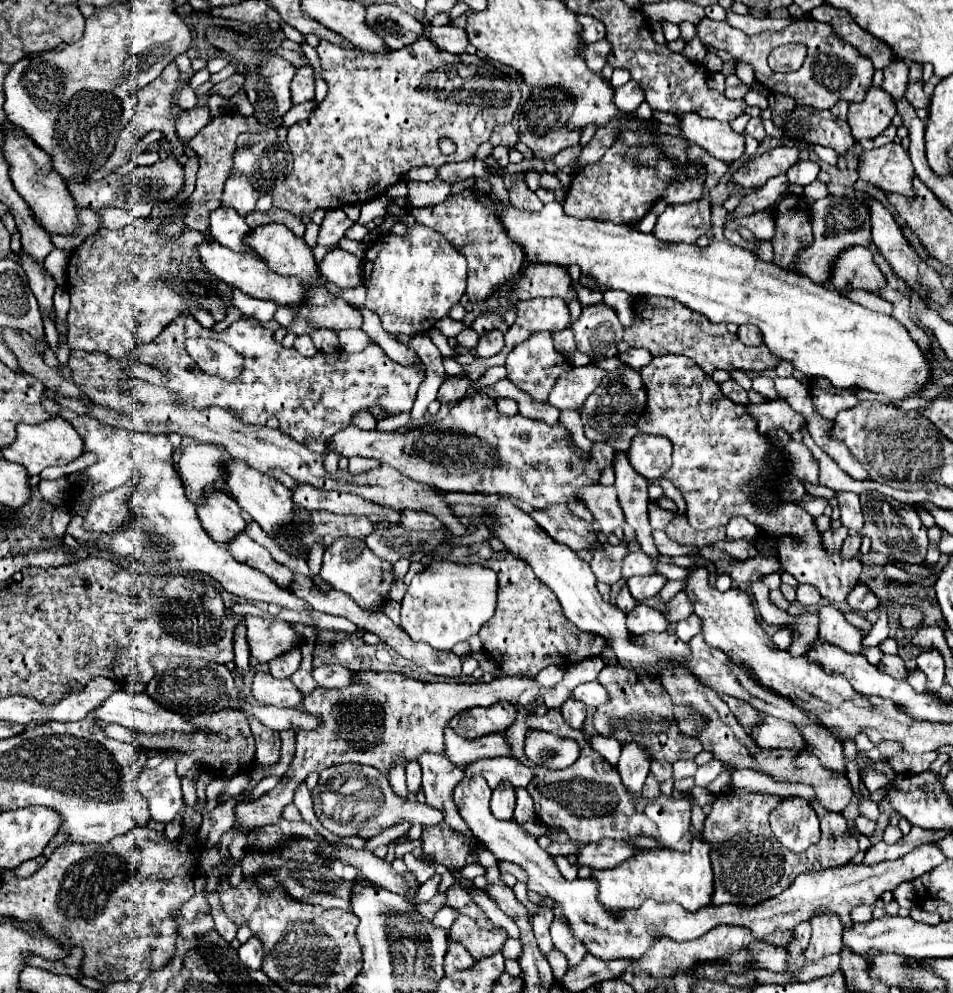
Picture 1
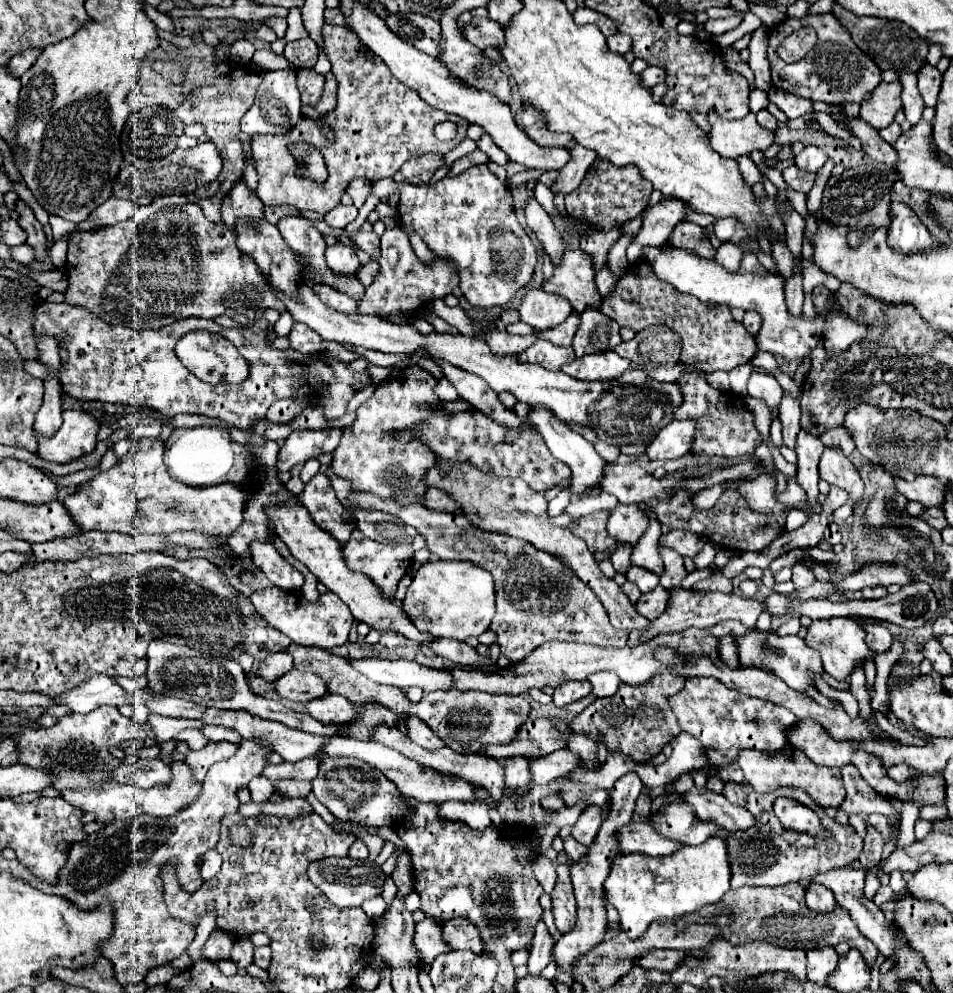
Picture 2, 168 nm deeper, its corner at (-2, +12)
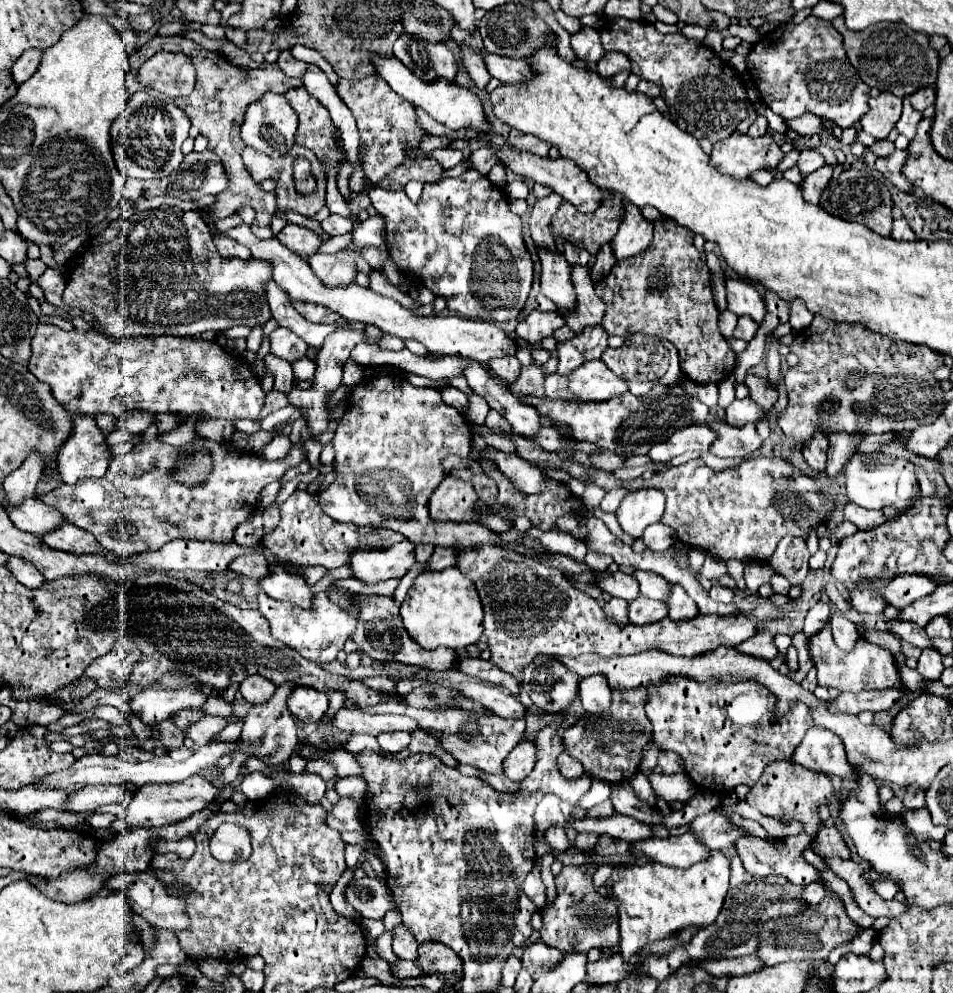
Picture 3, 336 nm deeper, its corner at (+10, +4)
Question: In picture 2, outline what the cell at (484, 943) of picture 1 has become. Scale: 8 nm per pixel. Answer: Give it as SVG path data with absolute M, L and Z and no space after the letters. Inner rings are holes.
M452 918L444 922L444 940L454 950L474 950L484 952L484 942L480 930L466 918Z

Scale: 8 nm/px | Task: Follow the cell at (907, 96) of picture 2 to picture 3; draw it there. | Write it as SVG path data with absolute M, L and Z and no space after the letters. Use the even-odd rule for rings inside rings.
M904 98L904 110L902 110L902 116L900 116L898 124L896 124L898 134L904 134L908 140L912 140L914 134L916 134L916 126L918 126L920 120L922 120L922 114L916 112L916 110L908 104L908 98Z

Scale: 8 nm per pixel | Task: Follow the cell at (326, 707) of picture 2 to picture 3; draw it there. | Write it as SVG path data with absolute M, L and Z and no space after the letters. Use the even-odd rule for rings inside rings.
M340 708L336 712L336 718L332 724L336 724L336 728L346 734L370 734L370 736L378 736L382 732L396 732L396 730L404 730L410 734L416 730L422 730L420 724L408 716L368 714L368 712L346 710L346 708Z

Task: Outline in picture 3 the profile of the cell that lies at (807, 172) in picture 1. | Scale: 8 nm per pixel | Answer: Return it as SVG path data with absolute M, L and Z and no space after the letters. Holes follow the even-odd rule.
M802 150L800 154L800 160L798 160L798 168L800 168L800 174L806 176L818 168L824 166L824 156L816 150Z

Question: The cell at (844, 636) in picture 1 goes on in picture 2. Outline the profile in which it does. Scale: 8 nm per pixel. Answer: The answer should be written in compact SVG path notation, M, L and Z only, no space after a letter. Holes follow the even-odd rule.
M840 616L840 618L830 618L830 620L820 620L820 622L812 622L812 626L808 628L806 634L806 644L814 650L820 652L822 662L824 662L824 670L836 678L836 680L844 680L850 676L850 672L854 670L854 664L858 660L866 660L868 658L868 646L864 642L864 626L860 618L852 618L852 616Z

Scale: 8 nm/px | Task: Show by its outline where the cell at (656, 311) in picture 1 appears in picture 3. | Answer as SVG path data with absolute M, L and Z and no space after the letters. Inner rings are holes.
M660 218L660 220L652 220L652 224L654 224L652 244L642 254L628 258L624 262L616 262L610 274L596 284L596 294L606 304L606 316L602 328L608 334L616 334L624 338L628 336L628 332L630 334L642 332L642 334L666 338L676 346L680 356L680 368L690 380L698 384L710 384L710 382L718 384L732 374L736 354L732 352L726 338L718 330L718 308L712 294L712 278L706 266L706 254L694 248L692 244L694 232L688 232L688 228L680 228L676 220Z

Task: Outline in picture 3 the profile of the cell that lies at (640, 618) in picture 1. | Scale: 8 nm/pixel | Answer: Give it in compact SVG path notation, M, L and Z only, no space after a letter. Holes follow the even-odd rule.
M638 594L632 604L628 602L628 616L632 624L652 624L668 618L668 606L664 602Z

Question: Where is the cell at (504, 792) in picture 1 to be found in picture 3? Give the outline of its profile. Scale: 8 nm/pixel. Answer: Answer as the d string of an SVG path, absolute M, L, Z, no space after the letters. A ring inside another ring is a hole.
M522 740L504 760L504 774L510 780L524 780L536 764L536 744Z

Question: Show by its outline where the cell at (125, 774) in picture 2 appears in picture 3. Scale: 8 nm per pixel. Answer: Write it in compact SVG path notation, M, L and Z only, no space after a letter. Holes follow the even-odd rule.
M116 784L84 786L82 790L68 796L64 810L68 810L68 812L90 812L90 810L96 810L104 804L114 804L114 802L122 802L124 806L128 806L130 800L132 800L132 792L128 792L126 786L116 786Z

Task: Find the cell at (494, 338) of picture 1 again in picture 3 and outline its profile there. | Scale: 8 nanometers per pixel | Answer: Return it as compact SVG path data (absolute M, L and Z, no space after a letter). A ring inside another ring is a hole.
M506 356L500 360L492 360L492 364L488 364L502 380L506 380L508 384L512 384L518 376L520 376L520 362L514 356Z

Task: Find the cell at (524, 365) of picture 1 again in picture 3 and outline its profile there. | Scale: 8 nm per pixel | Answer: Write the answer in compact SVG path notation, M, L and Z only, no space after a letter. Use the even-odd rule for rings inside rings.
M532 364L530 368L522 368L520 372L520 378L510 384L510 392L514 394L514 398L520 402L520 404L526 404L526 398L528 396L534 396L534 398L544 398L544 372L540 366Z

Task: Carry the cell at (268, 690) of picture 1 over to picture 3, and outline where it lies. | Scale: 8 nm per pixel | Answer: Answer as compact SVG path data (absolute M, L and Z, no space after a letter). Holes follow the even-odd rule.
M300 686L296 688L296 692L292 692L292 700L288 700L288 708L304 724L318 722L328 710L328 694Z

